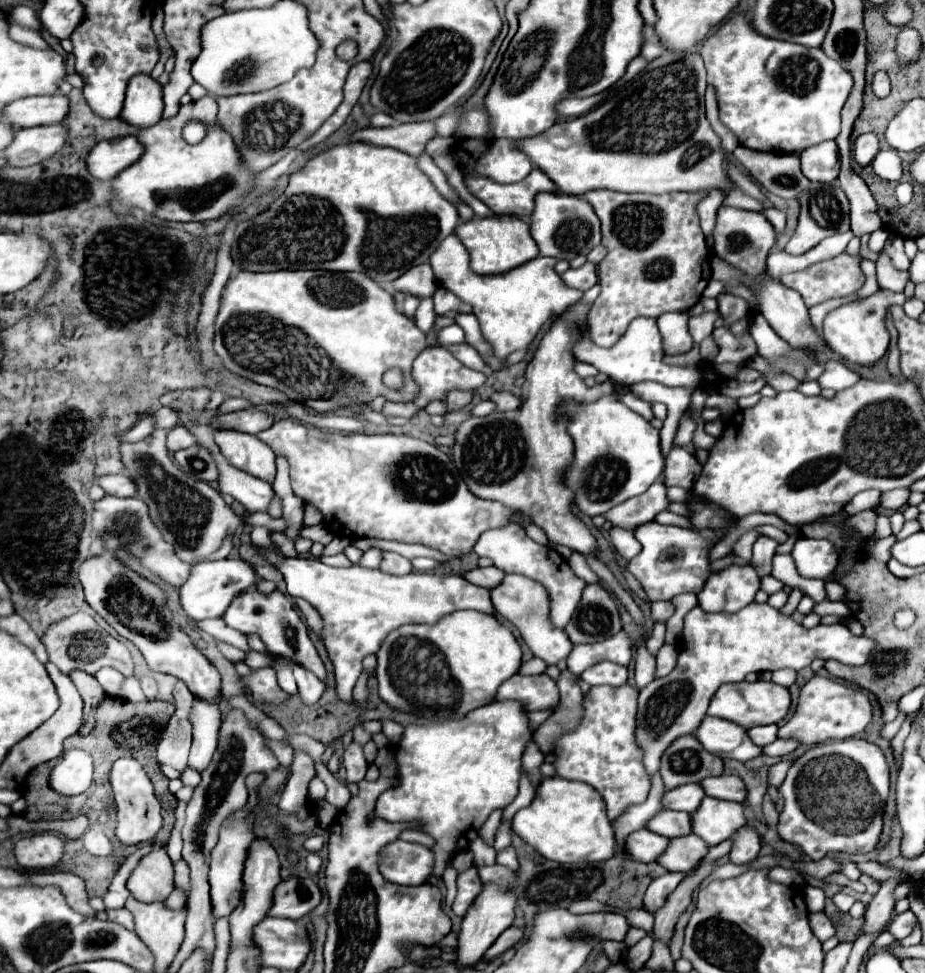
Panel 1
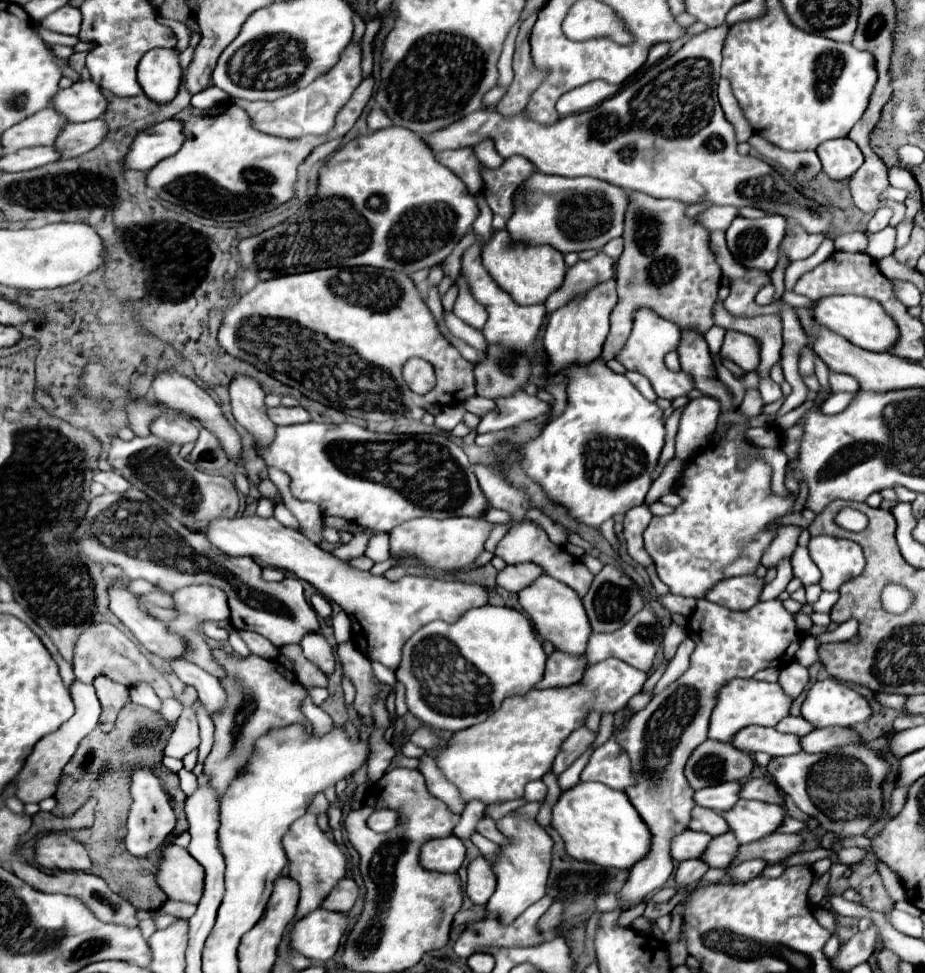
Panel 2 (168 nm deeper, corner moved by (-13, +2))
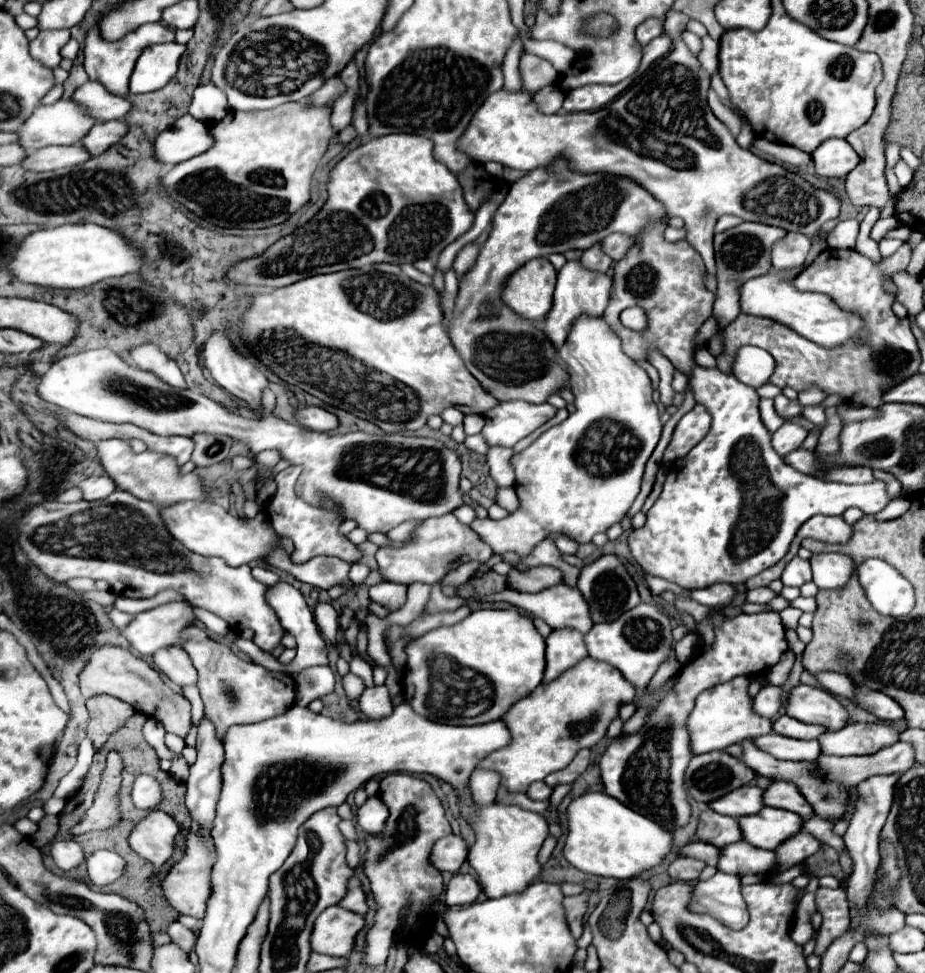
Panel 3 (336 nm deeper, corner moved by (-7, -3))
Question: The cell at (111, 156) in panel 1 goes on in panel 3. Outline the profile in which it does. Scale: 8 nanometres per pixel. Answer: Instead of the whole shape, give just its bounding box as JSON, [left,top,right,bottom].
[154,115,214,163]

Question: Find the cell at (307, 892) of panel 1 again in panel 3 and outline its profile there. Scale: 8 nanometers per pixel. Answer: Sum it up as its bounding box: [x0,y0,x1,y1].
[340,877,368,915]

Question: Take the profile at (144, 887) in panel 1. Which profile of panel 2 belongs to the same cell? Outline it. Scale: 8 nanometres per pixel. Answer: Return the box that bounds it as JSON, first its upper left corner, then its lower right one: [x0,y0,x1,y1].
[156,846,204,904]

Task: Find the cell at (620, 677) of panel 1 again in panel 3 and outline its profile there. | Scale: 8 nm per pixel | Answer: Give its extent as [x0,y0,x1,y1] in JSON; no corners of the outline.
[478,657,636,791]

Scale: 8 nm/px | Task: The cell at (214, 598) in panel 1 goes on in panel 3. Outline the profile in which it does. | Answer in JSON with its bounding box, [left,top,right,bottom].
[122,601,194,655]

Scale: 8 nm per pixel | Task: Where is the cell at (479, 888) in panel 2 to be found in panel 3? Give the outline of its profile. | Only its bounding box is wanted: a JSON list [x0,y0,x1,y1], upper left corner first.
[444,873,480,907]

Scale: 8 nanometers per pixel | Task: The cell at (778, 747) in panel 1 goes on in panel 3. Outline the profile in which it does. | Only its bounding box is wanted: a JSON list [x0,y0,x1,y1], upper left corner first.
[818,723,900,755]

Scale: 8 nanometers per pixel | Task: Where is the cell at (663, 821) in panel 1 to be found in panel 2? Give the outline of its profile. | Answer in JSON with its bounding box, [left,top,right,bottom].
[688,806,728,836]

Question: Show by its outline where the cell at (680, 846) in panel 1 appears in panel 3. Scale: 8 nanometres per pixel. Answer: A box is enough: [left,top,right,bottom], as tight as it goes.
[718,841,776,875]

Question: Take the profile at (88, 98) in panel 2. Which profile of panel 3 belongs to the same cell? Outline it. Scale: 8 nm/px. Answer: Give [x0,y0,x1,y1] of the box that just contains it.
[72,81,132,121]

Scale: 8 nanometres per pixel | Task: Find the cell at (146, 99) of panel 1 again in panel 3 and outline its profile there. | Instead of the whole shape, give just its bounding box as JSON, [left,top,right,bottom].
[130,41,186,93]

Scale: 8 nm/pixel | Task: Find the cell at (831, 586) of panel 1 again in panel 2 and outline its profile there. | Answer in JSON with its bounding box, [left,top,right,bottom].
[812,590,840,612]

